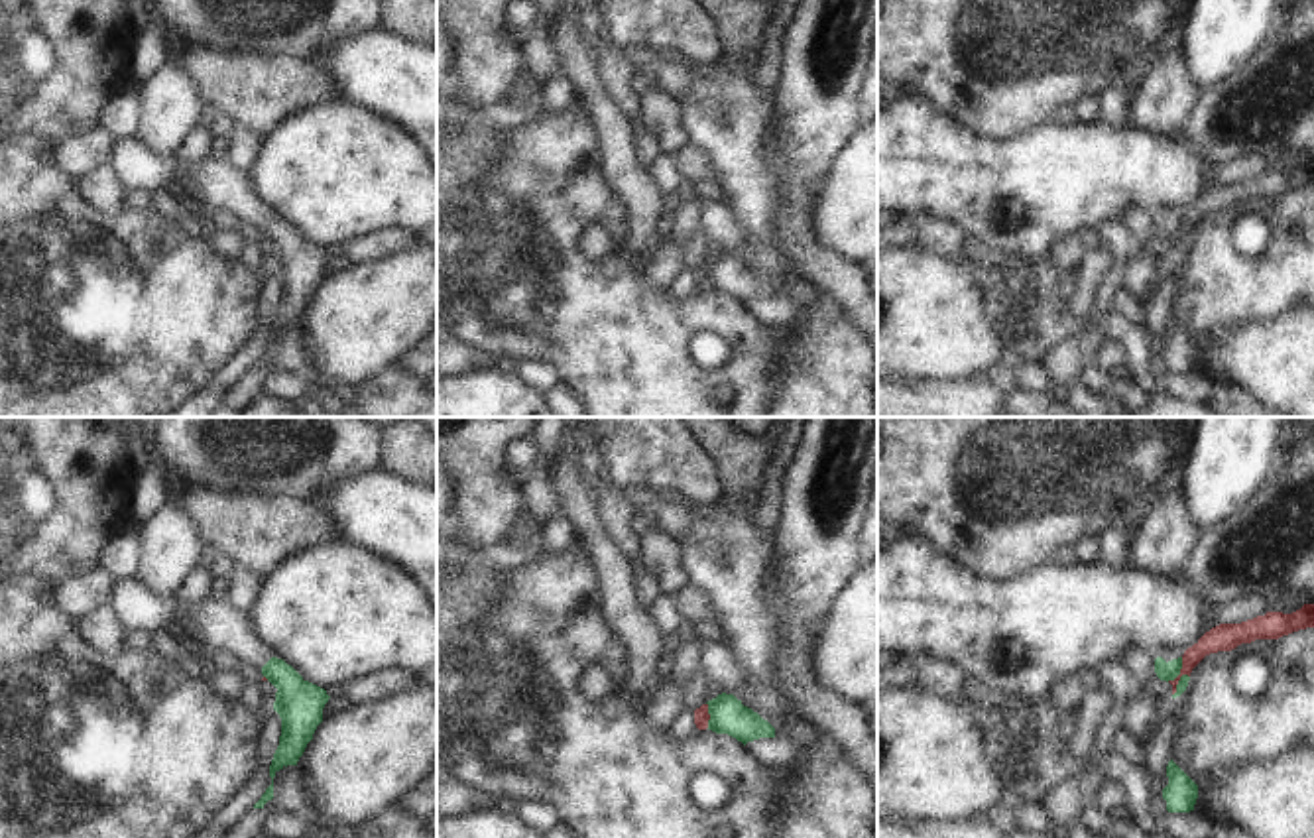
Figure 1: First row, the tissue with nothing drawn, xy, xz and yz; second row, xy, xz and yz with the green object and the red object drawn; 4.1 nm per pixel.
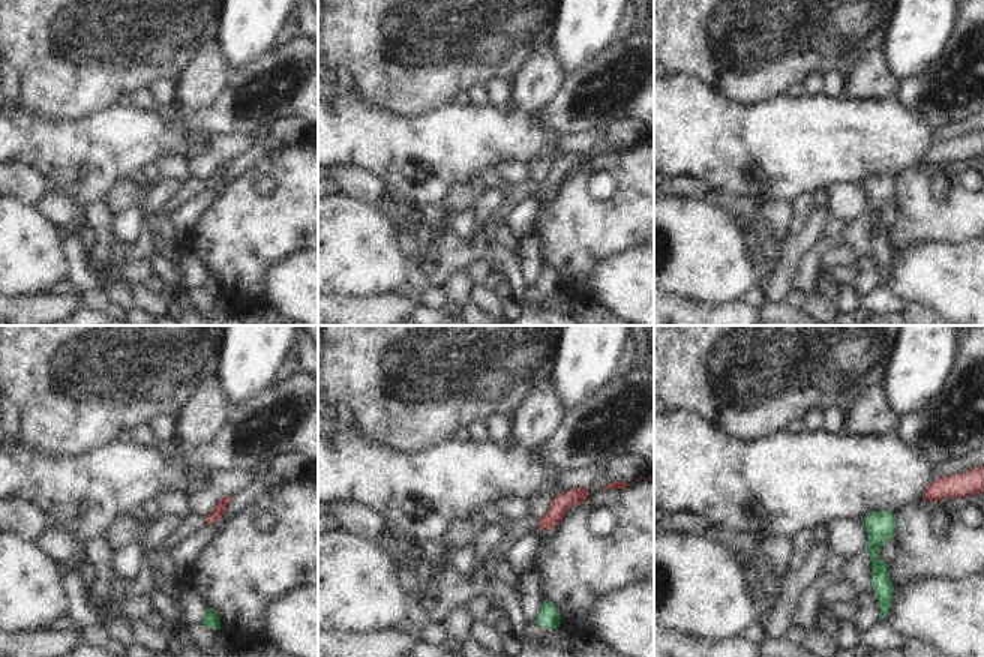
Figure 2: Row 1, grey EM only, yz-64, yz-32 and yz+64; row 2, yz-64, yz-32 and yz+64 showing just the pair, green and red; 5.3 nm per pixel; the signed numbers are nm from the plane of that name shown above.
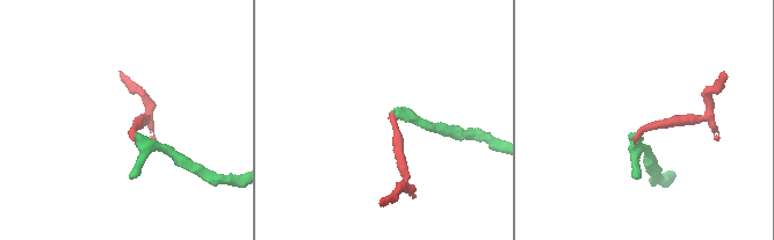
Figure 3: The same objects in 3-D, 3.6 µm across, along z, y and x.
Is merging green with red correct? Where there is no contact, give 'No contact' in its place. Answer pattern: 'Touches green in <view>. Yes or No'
Touches green in yz. No

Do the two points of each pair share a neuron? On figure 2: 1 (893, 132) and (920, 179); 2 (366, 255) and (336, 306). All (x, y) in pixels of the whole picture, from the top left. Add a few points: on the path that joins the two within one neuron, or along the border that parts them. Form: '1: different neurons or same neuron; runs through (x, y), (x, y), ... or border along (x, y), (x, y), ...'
1: different neurons; border along (923, 164), (906, 168), (894, 177)
2: different neurons; border along (333, 293), (377, 297)

